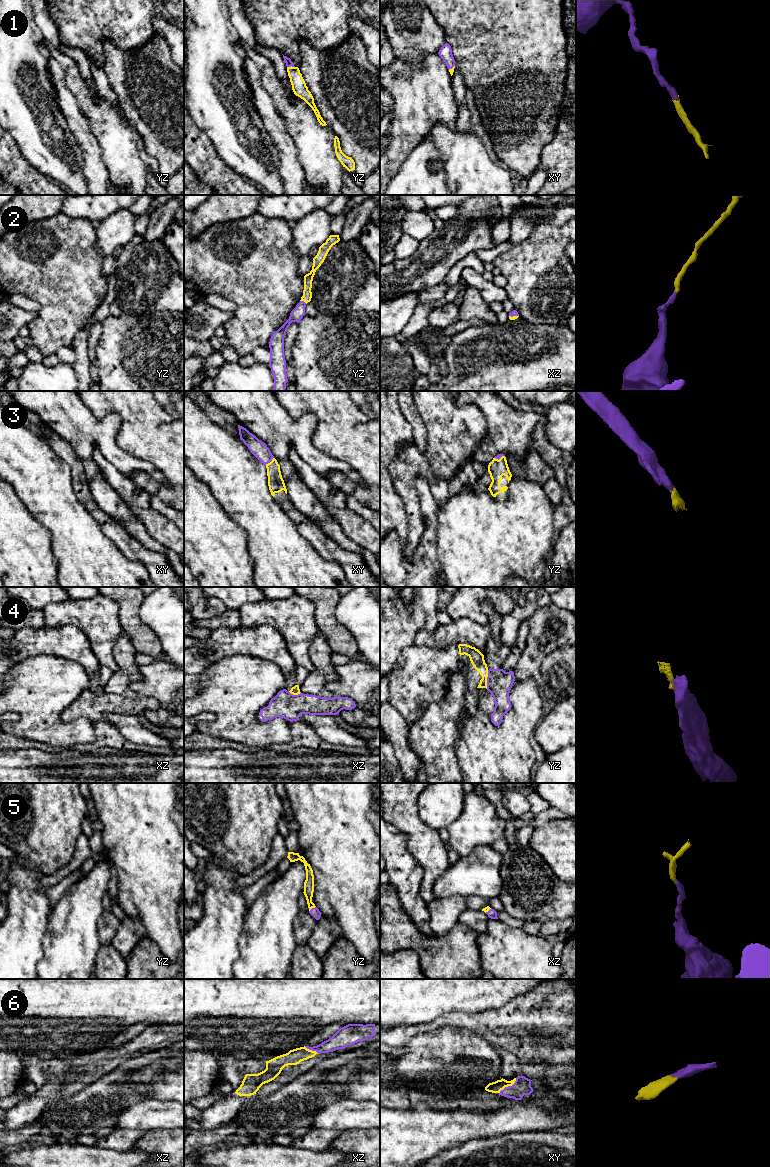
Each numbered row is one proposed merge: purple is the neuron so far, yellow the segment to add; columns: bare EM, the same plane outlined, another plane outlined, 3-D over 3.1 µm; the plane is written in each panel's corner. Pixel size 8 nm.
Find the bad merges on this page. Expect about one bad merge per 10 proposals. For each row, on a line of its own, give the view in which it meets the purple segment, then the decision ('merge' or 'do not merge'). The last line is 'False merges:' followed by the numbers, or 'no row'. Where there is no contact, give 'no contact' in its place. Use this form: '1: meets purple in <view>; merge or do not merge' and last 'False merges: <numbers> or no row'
1: meets purple in yz; merge
2: meets purple in yz; merge
3: meets purple in xy; merge
4: meets purple in yz; do not merge
5: meets purple in yz; merge
6: meets purple in xy; merge
False merges: 4

